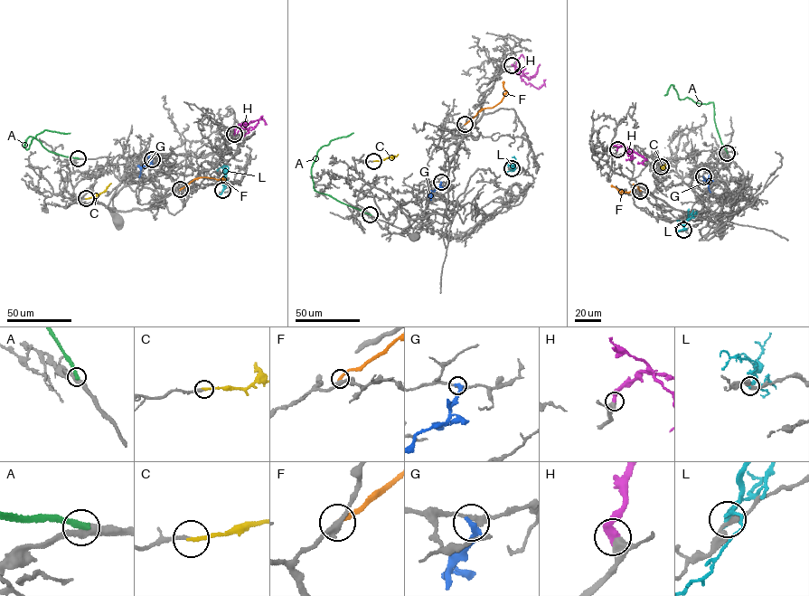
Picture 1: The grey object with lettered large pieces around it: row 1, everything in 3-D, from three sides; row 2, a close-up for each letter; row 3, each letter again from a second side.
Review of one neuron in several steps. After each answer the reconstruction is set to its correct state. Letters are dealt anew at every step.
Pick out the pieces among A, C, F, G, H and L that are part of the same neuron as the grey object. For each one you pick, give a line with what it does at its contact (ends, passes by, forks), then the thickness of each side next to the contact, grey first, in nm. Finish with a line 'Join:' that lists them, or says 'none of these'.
C: it ends; calibres 200 and 190 nm
H: it ends; calibres 440 and 400 nm
Join: C, H

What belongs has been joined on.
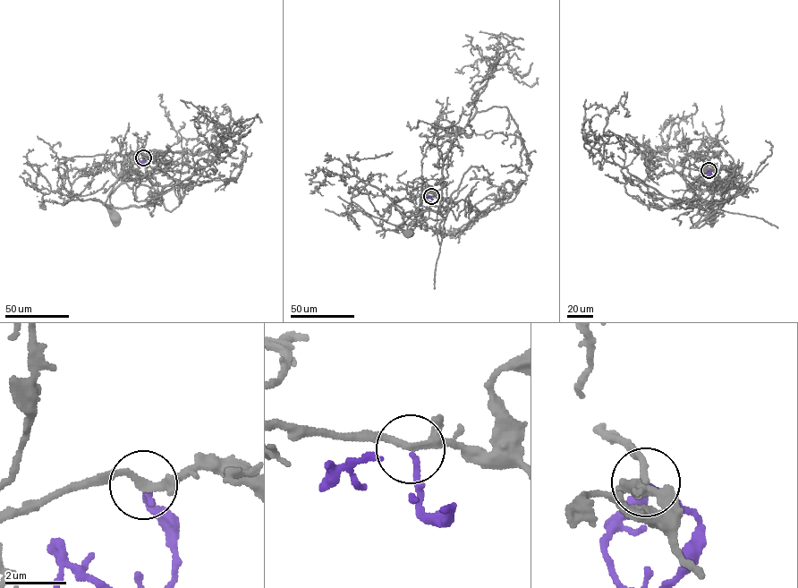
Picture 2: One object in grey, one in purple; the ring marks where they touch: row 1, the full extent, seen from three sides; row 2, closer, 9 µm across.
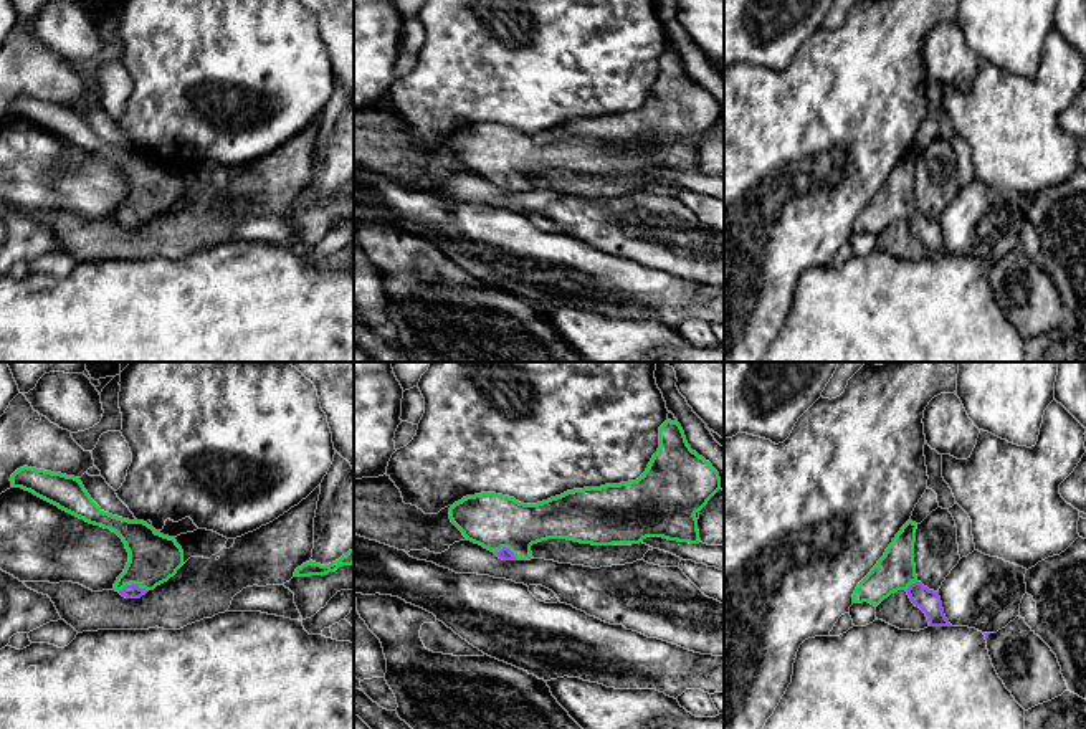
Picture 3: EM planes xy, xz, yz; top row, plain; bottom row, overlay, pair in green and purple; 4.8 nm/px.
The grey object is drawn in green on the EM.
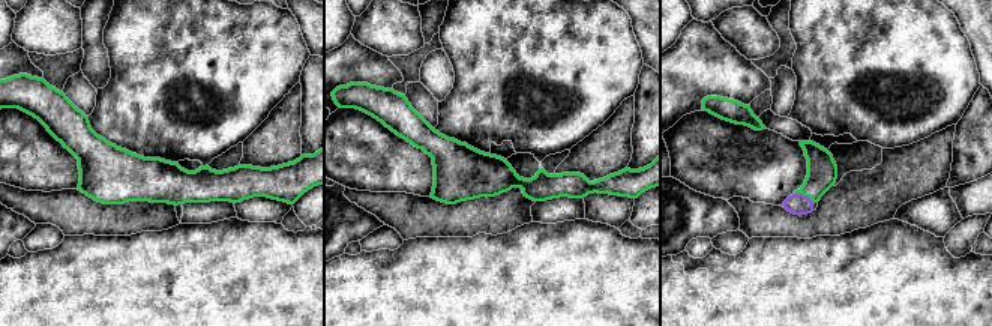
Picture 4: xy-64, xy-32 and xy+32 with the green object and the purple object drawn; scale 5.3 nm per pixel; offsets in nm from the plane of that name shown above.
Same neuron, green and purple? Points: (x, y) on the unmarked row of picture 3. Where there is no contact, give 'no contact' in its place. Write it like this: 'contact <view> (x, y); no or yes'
contact xy (133, 212); yes

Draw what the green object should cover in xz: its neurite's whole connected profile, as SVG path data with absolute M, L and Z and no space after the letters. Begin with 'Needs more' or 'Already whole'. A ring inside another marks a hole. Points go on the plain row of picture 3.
Needs more. M678 51L660 56L660 78L636 109L567 121L537 134L481 122L450 137L466 170L503 190L527 190L531 175L567 169L592 175L646 167L699 174L696 142L721 119L719 102L686 71Z

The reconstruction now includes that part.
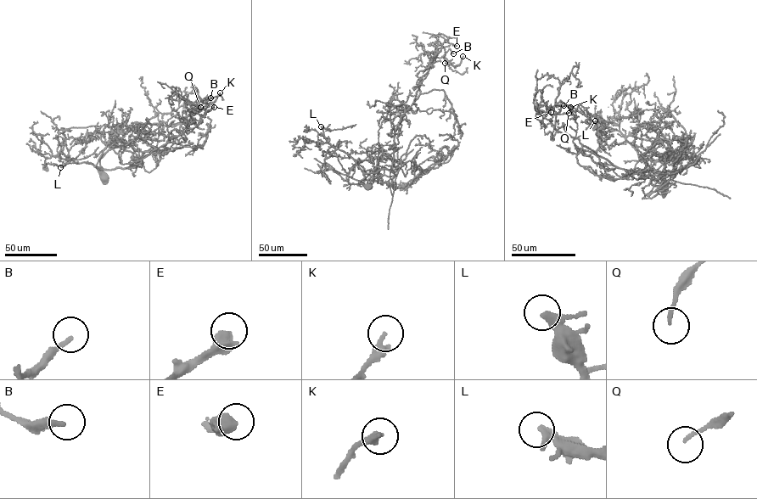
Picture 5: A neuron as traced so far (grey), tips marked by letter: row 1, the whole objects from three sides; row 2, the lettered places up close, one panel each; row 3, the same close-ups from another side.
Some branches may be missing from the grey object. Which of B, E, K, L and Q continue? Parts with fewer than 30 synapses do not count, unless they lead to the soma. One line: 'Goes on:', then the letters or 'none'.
Goes on: E, L

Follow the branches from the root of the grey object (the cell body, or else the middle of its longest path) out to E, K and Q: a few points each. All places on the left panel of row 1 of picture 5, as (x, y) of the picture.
E: (104, 176), (96, 167), (129, 166), (137, 157), (132, 155), (137, 162), (187, 128), (192, 131), (214, 107)
K: (104, 176), (96, 167), (130, 166), (132, 155), (137, 162), (183, 133), (199, 102), (220, 92)
Q: (104, 176), (96, 167), (130, 166), (137, 157), (132, 155), (137, 162), (183, 133), (200, 107)

